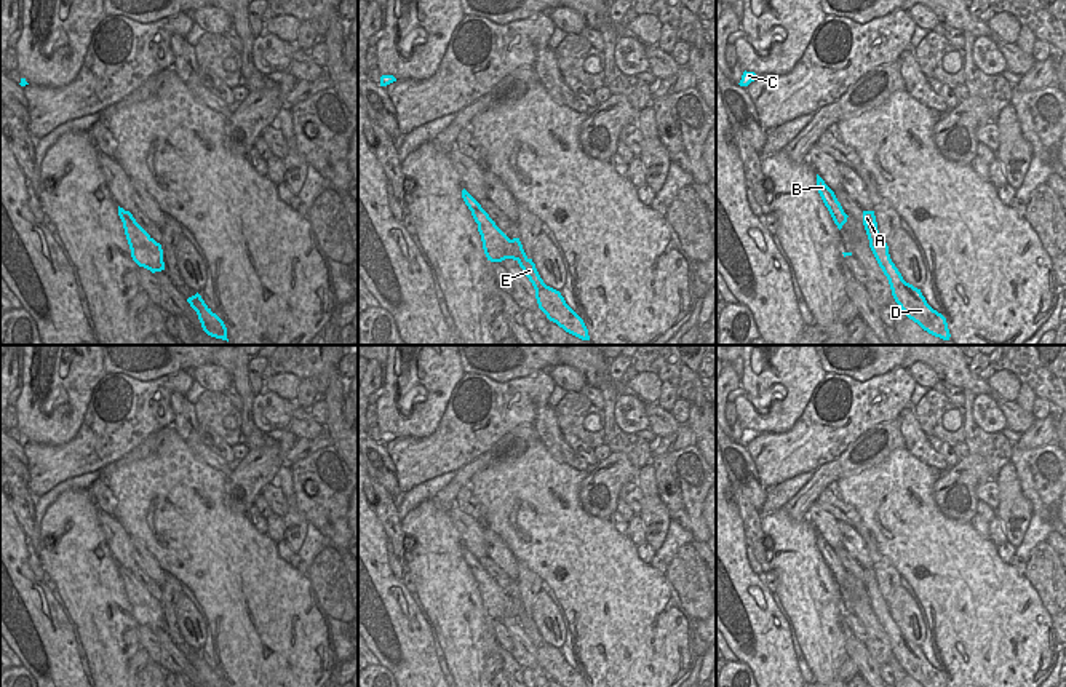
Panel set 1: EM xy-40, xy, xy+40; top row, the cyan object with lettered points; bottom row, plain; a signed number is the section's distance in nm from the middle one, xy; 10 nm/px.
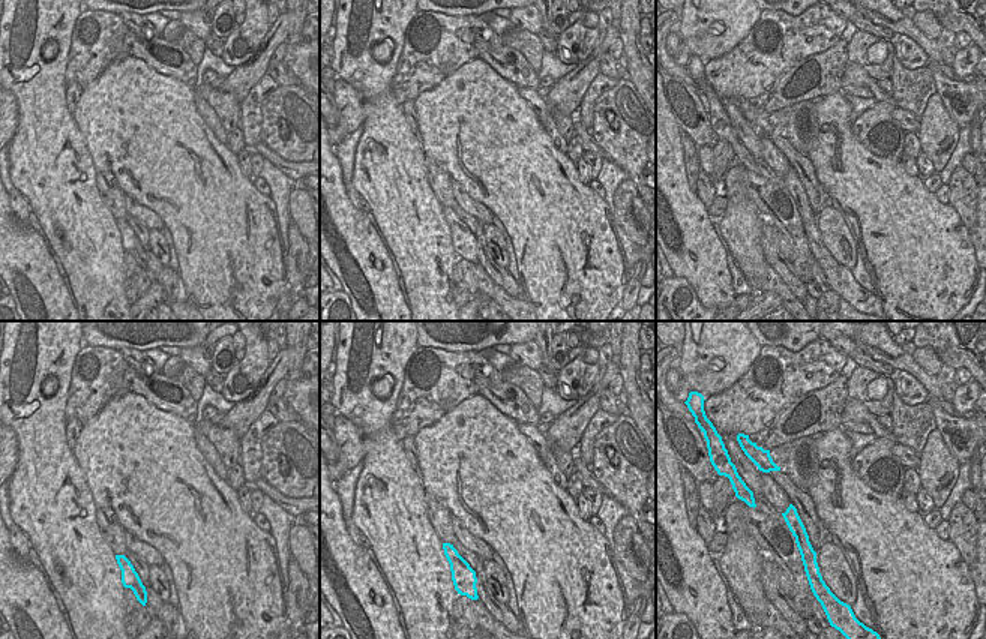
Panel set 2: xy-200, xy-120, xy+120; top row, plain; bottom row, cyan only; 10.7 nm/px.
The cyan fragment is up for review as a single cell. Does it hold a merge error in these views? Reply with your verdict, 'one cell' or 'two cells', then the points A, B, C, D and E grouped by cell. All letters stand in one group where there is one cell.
two cells; groups A D E / B C

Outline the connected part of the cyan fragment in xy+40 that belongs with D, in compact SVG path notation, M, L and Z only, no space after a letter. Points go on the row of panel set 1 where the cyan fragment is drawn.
M863 211L863 225L869 240L869 248L889 280L895 302L905 315L929 334L949 340L951 334L946 318L927 304L921 289L903 280L901 273L892 262L889 246L877 230L874 211Z

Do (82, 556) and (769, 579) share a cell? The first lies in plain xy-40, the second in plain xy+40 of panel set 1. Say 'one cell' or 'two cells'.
two cells

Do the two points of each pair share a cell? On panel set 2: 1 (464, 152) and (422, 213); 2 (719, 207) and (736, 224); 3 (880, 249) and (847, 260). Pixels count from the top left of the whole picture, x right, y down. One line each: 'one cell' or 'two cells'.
1: two cells
2: two cells
3: two cells

